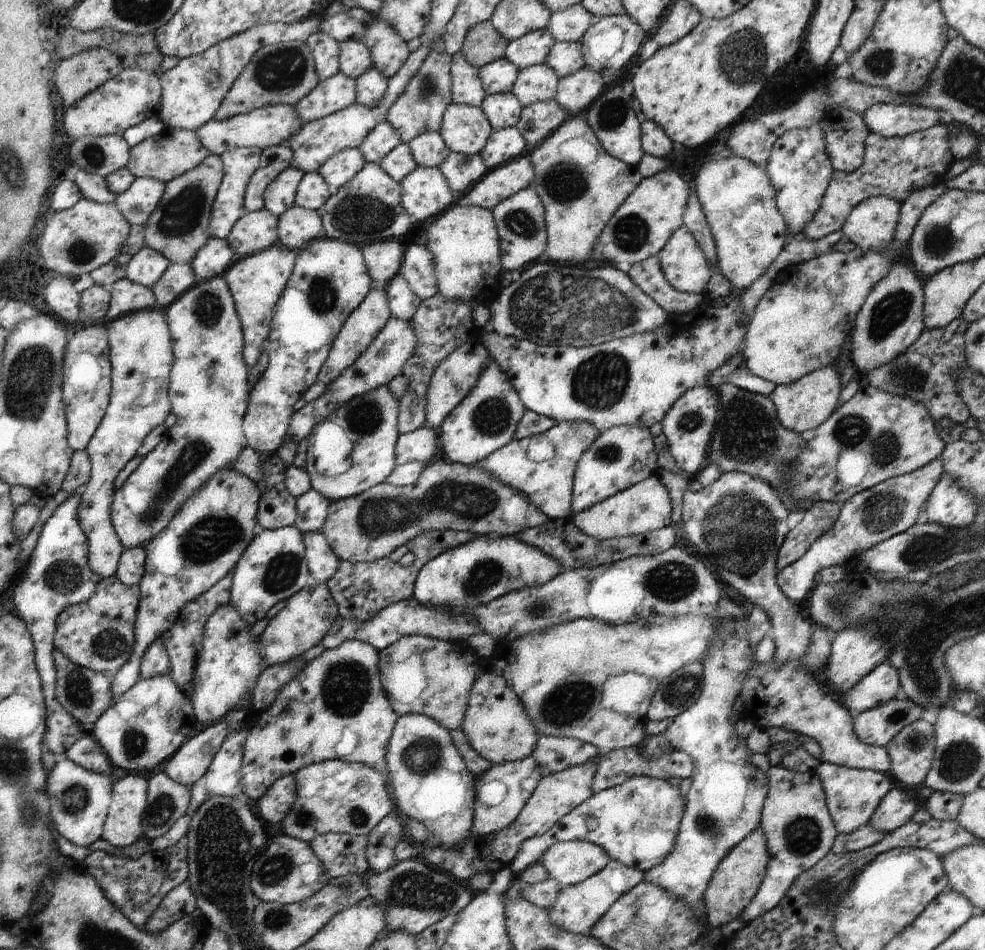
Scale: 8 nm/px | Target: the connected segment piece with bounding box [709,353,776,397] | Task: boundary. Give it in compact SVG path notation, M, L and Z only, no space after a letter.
M742 353L732 356L726 364L722 364L710 375L709 385L713 389L722 386L722 384L732 384L742 390L766 397L769 397L776 388L774 382L764 380L750 372L748 365L742 358Z

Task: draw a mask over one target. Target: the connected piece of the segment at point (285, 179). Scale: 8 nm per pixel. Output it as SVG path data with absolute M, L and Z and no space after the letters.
M288 167L272 179L264 191L264 204L270 214L277 217L295 205L295 194L304 172Z

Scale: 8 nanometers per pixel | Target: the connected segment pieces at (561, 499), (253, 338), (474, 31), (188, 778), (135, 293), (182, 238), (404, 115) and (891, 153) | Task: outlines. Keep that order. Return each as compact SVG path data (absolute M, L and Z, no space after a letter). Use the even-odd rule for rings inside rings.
M568 421L558 423L546 432L534 437L512 440L506 446L493 452L488 458L480 460L476 467L493 474L504 484L514 490L526 494L548 518L552 520L564 519L571 514L571 498L573 490L573 476L580 457L596 442L601 431L586 421ZM536 439L548 440L554 447L554 457L542 462L530 460L526 449L530 442Z
M277 243L250 256L236 258L222 274L234 299L236 312L242 325L244 364L249 368L258 362L258 358L264 352L264 340L268 338L270 332L269 324L272 320L273 308L280 300L280 295L292 276L298 253Z
M490 21L472 26L464 37L461 51L464 58L481 69L488 63L505 57L509 40Z
M224 719L205 727L196 736L188 739L172 758L168 759L164 774L182 786L194 785L208 770L210 762L214 760L216 752L220 750L224 738L230 731L232 727Z
M126 278L116 281L108 291L110 293L110 302L106 313L108 322L128 313L150 310L157 303L156 297L150 288Z
M210 154L200 166L167 182L158 206L144 226L145 246L163 254L171 263L190 265L210 237L210 214L223 178L221 157Z
M438 38L426 56L418 72L410 78L408 86L405 86L404 92L398 96L396 102L393 102L386 114L386 122L396 130L402 143L410 142L419 134L428 131L439 131L443 114L452 103L451 97L451 58L447 53L442 38Z
M941 123L902 138L882 138L879 134L869 132L864 146L864 162L858 170L850 173L832 172L819 210L802 230L801 236L806 240L820 240L834 231L840 231L848 214L866 198L886 196L902 203L910 198L914 190L934 186L936 182L943 181L949 165L955 160L950 152L948 130Z

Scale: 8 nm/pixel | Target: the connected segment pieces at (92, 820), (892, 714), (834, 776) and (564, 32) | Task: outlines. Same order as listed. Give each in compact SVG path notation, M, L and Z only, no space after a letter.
M61 757L58 764L47 772L46 794L50 802L51 822L58 832L76 846L90 846L100 840L112 802L112 780L108 775L88 772L70 759Z
M900 693L882 706L854 713L854 734L868 746L885 747L905 726L922 719L923 712L922 706L916 706Z
M822 763L814 771L821 780L826 794L827 807L836 830L840 834L850 834L866 826L880 802L895 782L887 773L873 770L850 770L835 764Z
M575 4L564 10L551 12L547 29L556 41L576 42L597 20L598 17L590 14L584 6Z

